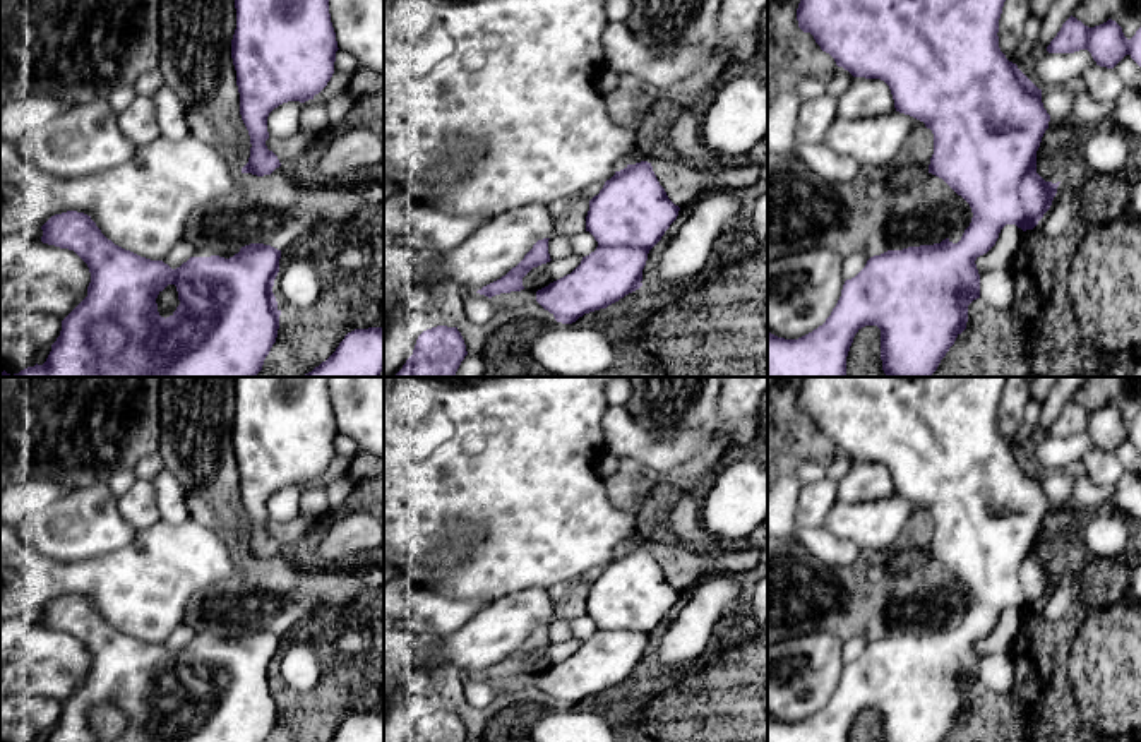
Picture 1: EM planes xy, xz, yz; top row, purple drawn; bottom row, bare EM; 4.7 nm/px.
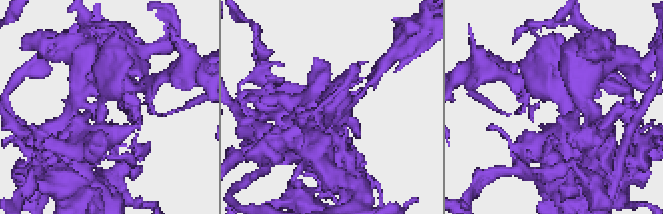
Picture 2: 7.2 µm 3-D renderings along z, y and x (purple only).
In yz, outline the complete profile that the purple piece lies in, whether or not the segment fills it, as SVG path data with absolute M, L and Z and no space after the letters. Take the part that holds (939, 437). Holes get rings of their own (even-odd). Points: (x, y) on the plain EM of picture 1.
M803 377L797 392L798 411L810 416L822 435L829 437L838 451L848 454L853 461L881 463L893 478L894 492L925 507L934 518L934 538L930 542L929 557L942 562L958 579L971 591L973 601L965 613L961 624L953 627L949 622L934 629L908 631L903 634L887 634L867 644L865 651L851 663L846 663L841 680L831 699L822 709L798 723L785 723L768 716L768 742L846 742L855 718L865 709L881 713L881 742L944 742L956 721L966 713L968 689L980 682L980 658L975 644L987 637L997 625L1006 608L1016 608L1023 615L1033 613L1043 598L1050 593L1060 565L1045 565L1036 557L1036 535L1042 521L1048 512L1050 499L1042 487L1042 473L1038 473L1016 447L1009 446L999 432L999 403L1007 377Z

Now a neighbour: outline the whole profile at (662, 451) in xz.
M613 404L605 410L601 428L608 452L656 471L670 471L692 461L709 442L709 435L696 428L654 432L637 423L625 406Z

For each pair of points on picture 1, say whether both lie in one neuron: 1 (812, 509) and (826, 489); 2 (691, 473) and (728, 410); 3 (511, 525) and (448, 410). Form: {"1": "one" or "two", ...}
{"1": "one", "2": "two", "3": "one"}

